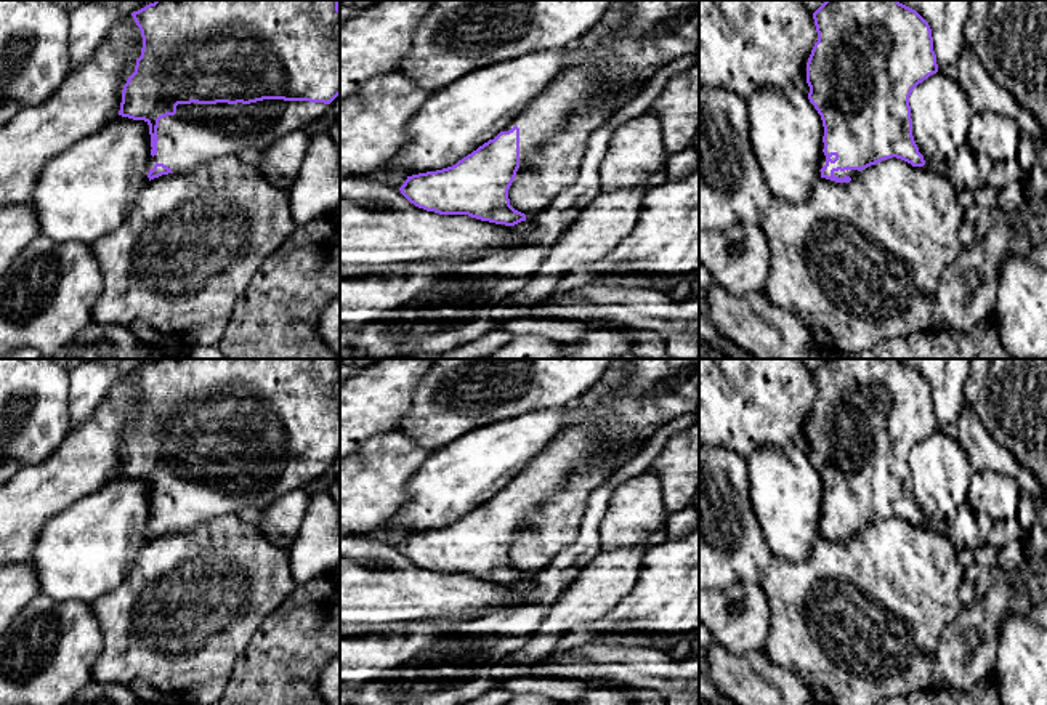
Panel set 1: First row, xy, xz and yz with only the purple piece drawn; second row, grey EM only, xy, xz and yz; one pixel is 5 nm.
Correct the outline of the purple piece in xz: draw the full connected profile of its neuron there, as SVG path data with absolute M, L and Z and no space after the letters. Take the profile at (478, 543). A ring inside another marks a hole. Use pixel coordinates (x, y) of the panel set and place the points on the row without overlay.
M614 359L601 380L577 399L587 413L582 425L563 429L507 487L455 524L407 535L401 553L415 566L439 574L468 574L505 585L526 580L508 558L521 519L537 513L577 466L604 449L593 413L627 375L625 359Z

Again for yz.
M826 359L813 372L818 401L806 421L808 458L824 485L821 503L821 537L850 542L861 529L896 516L912 526L924 526L924 514L912 495L909 455L925 437L938 431L928 381L898 359Z

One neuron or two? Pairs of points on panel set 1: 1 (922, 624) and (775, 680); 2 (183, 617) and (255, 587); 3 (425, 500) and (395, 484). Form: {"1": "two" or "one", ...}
{"1": "two", "2": "one", "3": "two"}

